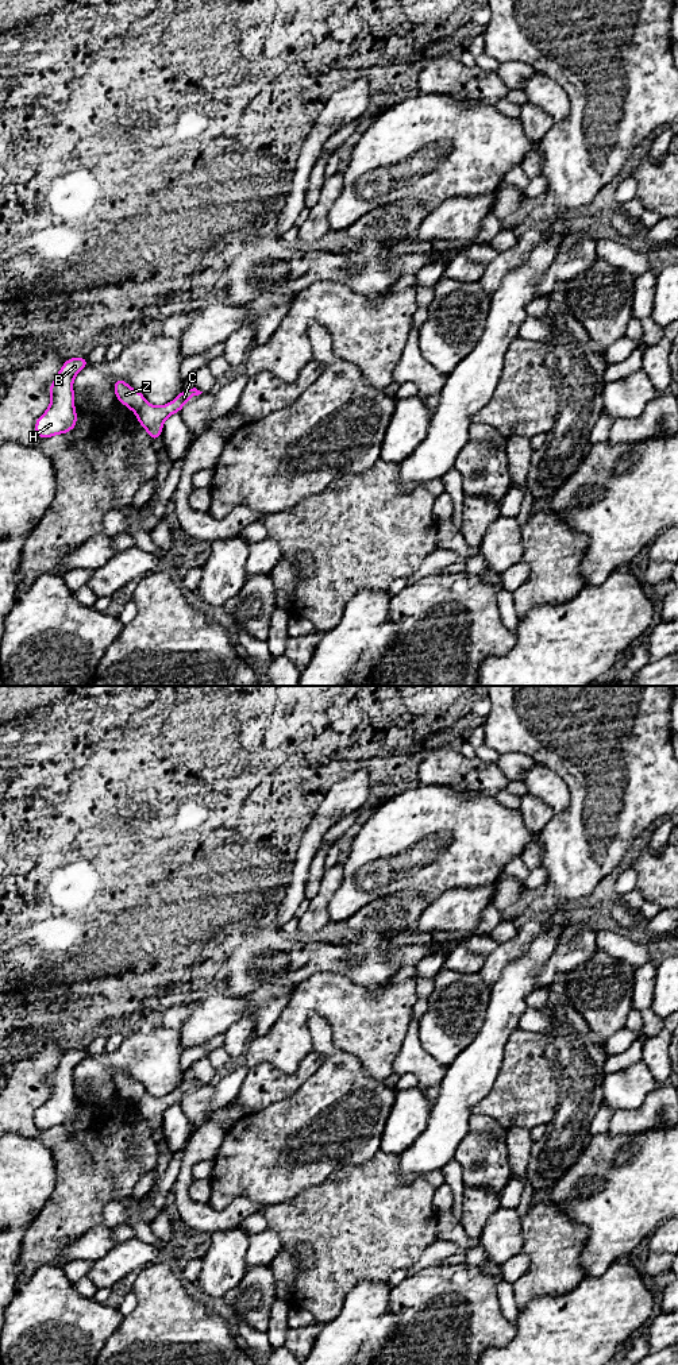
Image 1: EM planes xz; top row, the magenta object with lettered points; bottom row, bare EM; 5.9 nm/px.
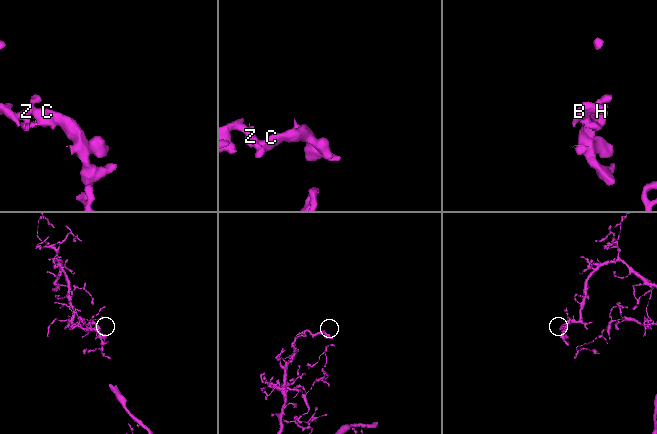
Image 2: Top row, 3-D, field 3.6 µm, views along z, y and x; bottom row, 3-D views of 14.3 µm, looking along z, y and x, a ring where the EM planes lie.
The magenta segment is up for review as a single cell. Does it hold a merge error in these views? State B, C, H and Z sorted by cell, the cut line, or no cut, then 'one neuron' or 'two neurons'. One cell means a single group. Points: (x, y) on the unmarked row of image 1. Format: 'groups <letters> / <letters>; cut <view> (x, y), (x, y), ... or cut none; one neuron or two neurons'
groups B H Z / C; cut xz (145, 1092), (137, 1105); two neurons

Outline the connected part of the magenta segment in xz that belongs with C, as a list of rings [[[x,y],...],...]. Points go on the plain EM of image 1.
[[[196,1079],[182,1081],[172,1094],[162,1098],[154,1098],[145,1094],[145,1096],[138,1102],[136,1110],[139,1115],[146,1119],[149,1127],[155,1134],[162,1126],[165,1111],[172,1104],[180,1104],[188,1091],[201,1084],[203,1083],[197,1081]]]

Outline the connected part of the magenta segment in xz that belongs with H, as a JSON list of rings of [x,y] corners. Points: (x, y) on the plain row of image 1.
[[[86,1048],[65,1052],[55,1071],[50,1075],[50,1098],[35,1113],[38,1129],[49,1130],[54,1126],[68,1125],[77,1117],[73,1071],[88,1056]]]

